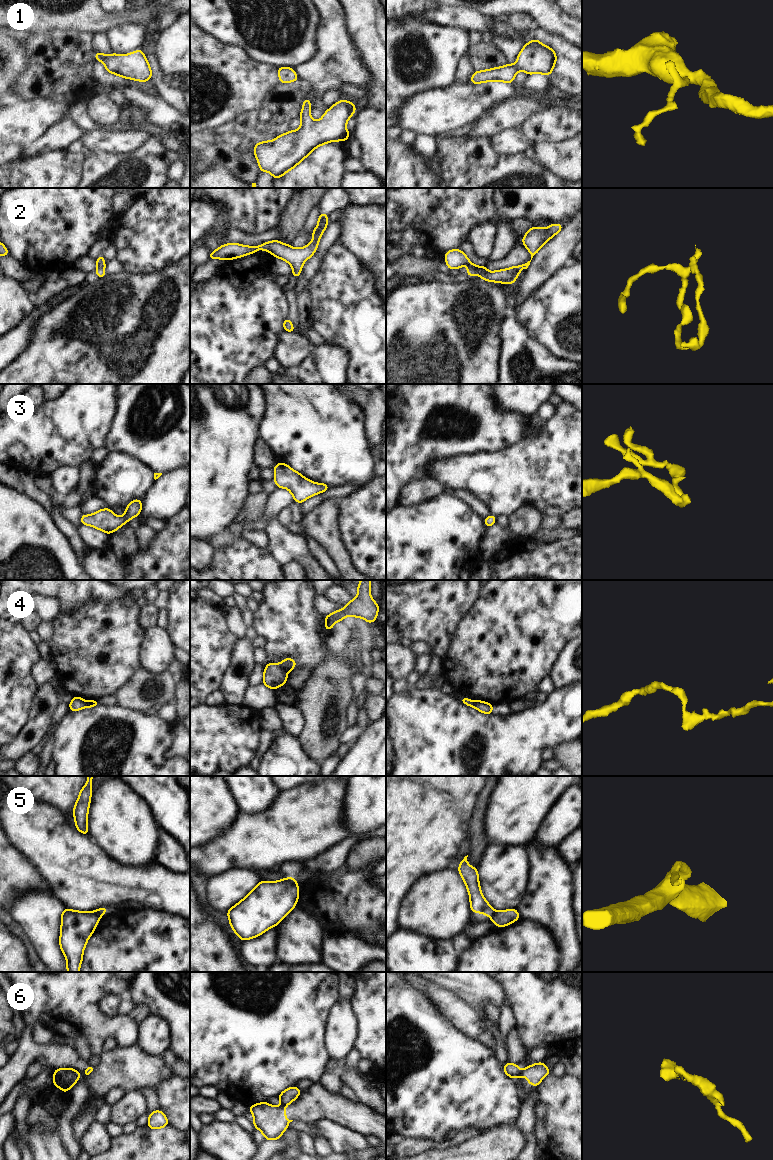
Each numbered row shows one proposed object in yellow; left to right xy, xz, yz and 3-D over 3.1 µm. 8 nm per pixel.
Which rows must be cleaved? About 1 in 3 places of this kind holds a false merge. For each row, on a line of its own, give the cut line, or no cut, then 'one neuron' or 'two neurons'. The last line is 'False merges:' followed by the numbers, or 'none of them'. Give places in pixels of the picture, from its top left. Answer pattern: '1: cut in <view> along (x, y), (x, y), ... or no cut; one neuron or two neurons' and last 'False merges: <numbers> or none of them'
1: no cut; one neuron
2: no cut; one neuron
3: no cut; one neuron
4: cut in xz along (278, 665), (286, 671); two neurons
5: cut in xy along (92, 911), (101, 914); two neurons
6: cut in yz along (524, 1069), (519, 1075); two neurons
False merges: 4, 5, 6

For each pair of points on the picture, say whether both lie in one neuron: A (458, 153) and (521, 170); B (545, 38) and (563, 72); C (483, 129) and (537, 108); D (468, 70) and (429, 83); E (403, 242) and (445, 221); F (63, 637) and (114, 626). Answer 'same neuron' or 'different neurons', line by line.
A: same neuron
B: same neuron
C: same neuron
D: different neurons
E: same neuron
F: same neuron

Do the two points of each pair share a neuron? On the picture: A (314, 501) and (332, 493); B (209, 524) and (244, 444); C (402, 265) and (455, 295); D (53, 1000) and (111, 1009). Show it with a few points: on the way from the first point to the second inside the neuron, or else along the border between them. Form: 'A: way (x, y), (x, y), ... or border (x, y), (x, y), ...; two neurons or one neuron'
A: way (318, 498), (328, 494); one neuron
B: way (209, 504), (209, 489), (224, 464); one neuron
C: border (433, 279), (422, 281); two neurons
D: border (120, 996), (105, 994), (99, 1001), (99, 1009); two neurons

